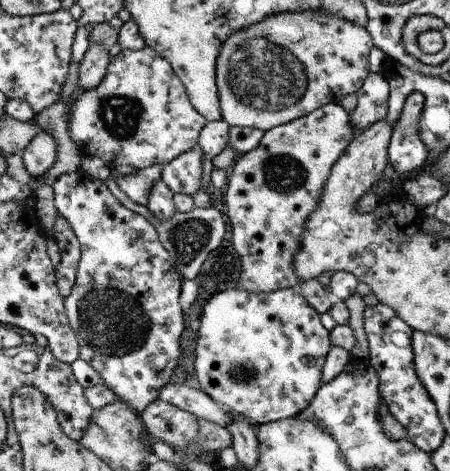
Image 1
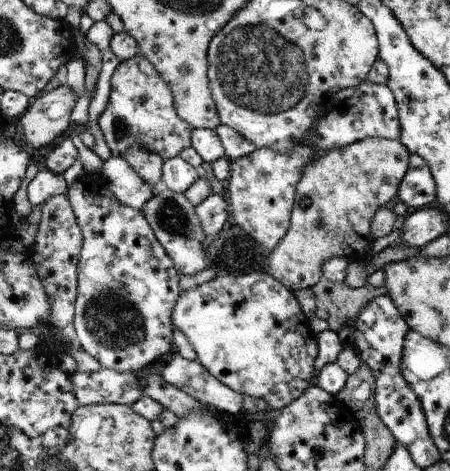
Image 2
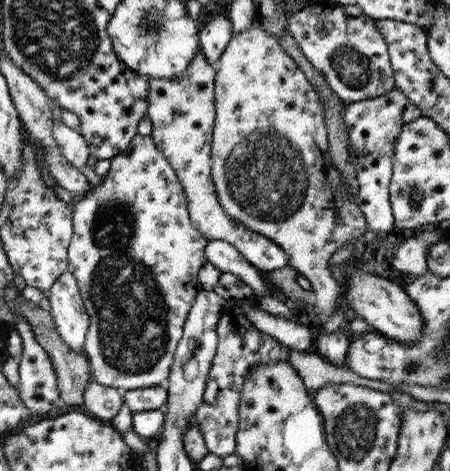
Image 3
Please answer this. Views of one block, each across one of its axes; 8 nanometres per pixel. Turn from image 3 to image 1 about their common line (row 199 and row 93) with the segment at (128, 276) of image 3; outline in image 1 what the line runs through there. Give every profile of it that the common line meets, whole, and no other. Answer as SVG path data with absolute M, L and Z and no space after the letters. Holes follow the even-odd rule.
M147 46L137 52L121 50L107 64L107 72L99 86L79 94L81 96L77 96L69 110L69 136L81 156L97 156L109 166L109 170L117 168L119 164L131 166L135 170L165 166L189 152L199 142L201 130L207 126L207 120L191 106L185 86L171 64Z

